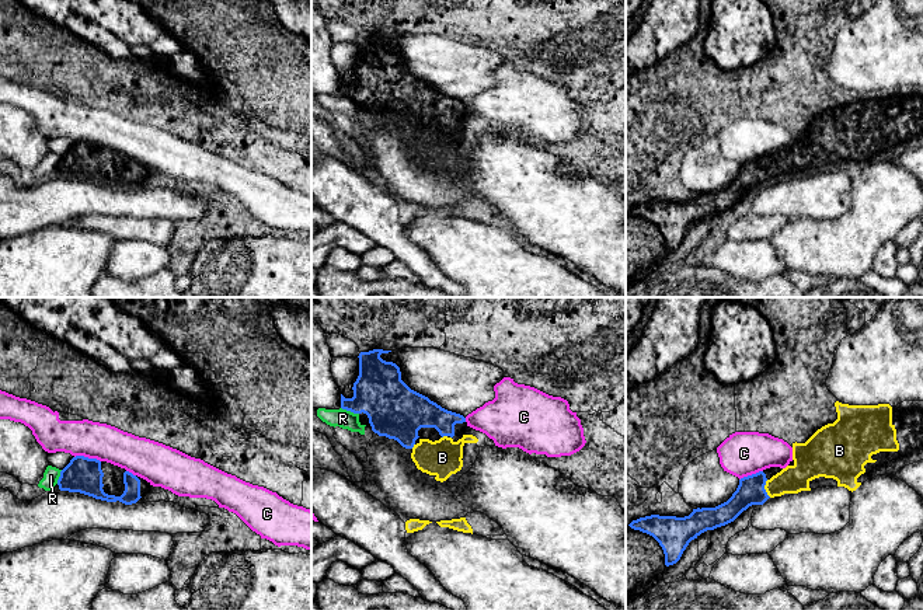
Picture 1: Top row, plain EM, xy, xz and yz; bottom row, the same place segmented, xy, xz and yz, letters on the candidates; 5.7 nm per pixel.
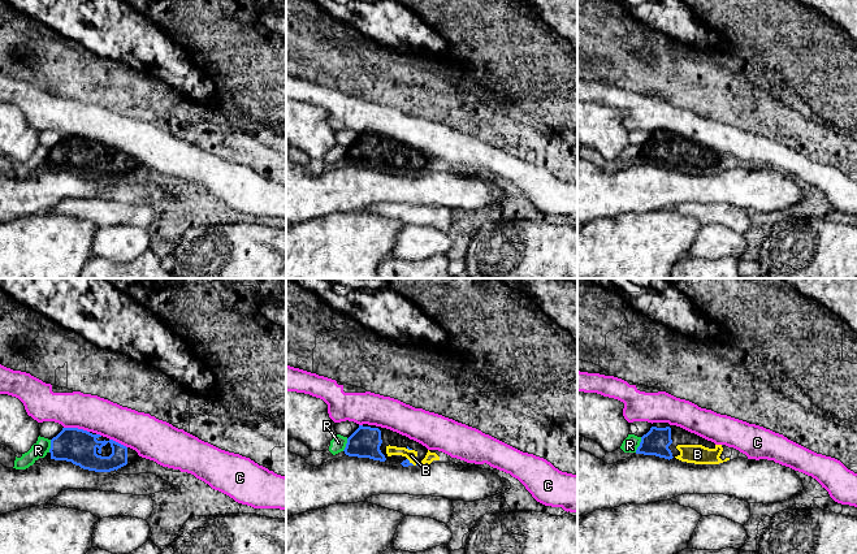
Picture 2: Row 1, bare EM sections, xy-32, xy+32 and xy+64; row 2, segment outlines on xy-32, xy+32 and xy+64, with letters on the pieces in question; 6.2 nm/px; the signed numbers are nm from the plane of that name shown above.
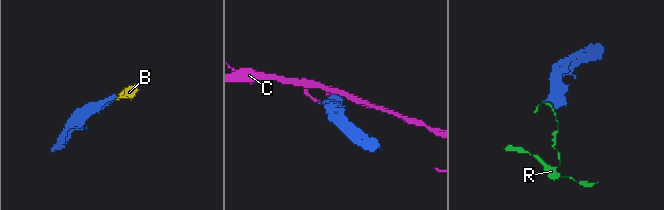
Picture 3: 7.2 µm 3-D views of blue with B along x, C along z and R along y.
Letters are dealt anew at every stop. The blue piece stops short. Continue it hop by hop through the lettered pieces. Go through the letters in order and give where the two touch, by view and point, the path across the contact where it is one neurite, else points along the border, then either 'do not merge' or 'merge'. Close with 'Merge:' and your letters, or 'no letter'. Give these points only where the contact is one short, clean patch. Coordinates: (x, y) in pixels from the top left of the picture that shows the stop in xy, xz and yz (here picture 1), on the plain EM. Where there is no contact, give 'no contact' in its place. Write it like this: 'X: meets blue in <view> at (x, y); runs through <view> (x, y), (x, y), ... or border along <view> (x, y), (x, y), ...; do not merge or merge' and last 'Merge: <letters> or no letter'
B: meets blue in yz at (763, 174); merge
C: meets blue in xy at (87, 143); border along xy (75, 142), (96, 143), (100, 147); do not merge
R: meets blue in xz at (349, 96); do not merge
Merge: B

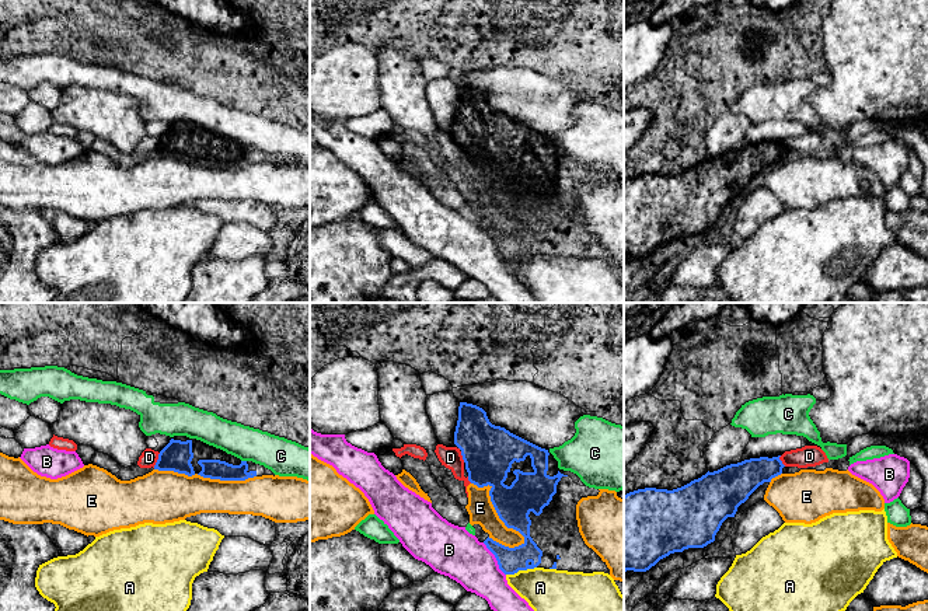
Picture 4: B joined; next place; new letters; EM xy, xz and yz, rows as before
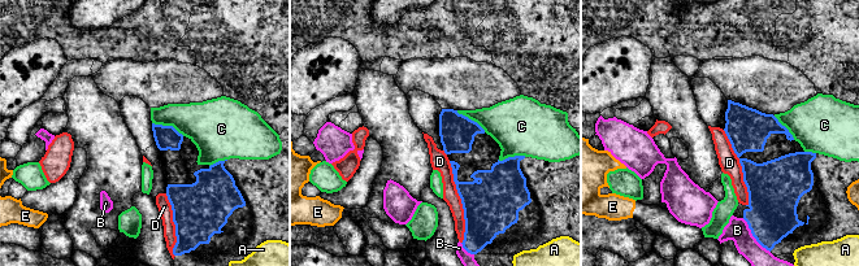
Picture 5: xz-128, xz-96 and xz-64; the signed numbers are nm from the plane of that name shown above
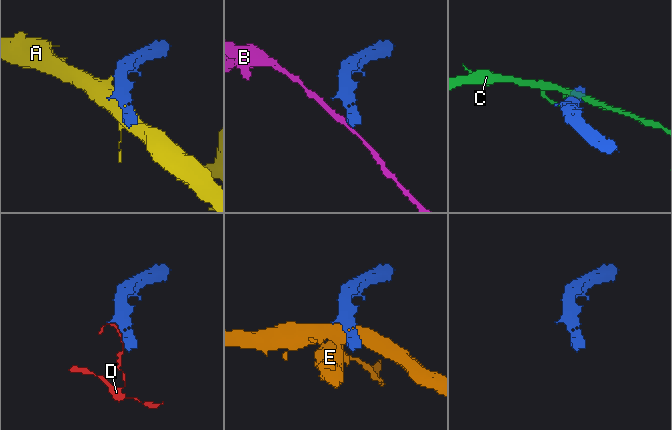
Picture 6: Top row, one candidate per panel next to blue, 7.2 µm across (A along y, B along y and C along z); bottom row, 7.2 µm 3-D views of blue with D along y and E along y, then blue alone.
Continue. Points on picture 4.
A: meets blue in xz at (520, 255); border along xz (536, 252), (506, 261); do not merge
B: meets blue in xz at (496, 245); border along xz (482, 229), (505, 261); do not merge
C: meets blue in xy at (244, 147); border along xy (241, 146), (246, 147); do not merge
D: meets blue in xy at (157, 146); do not merge
E: meets blue in xz at (495, 195); do not merge
Merge: no letter

